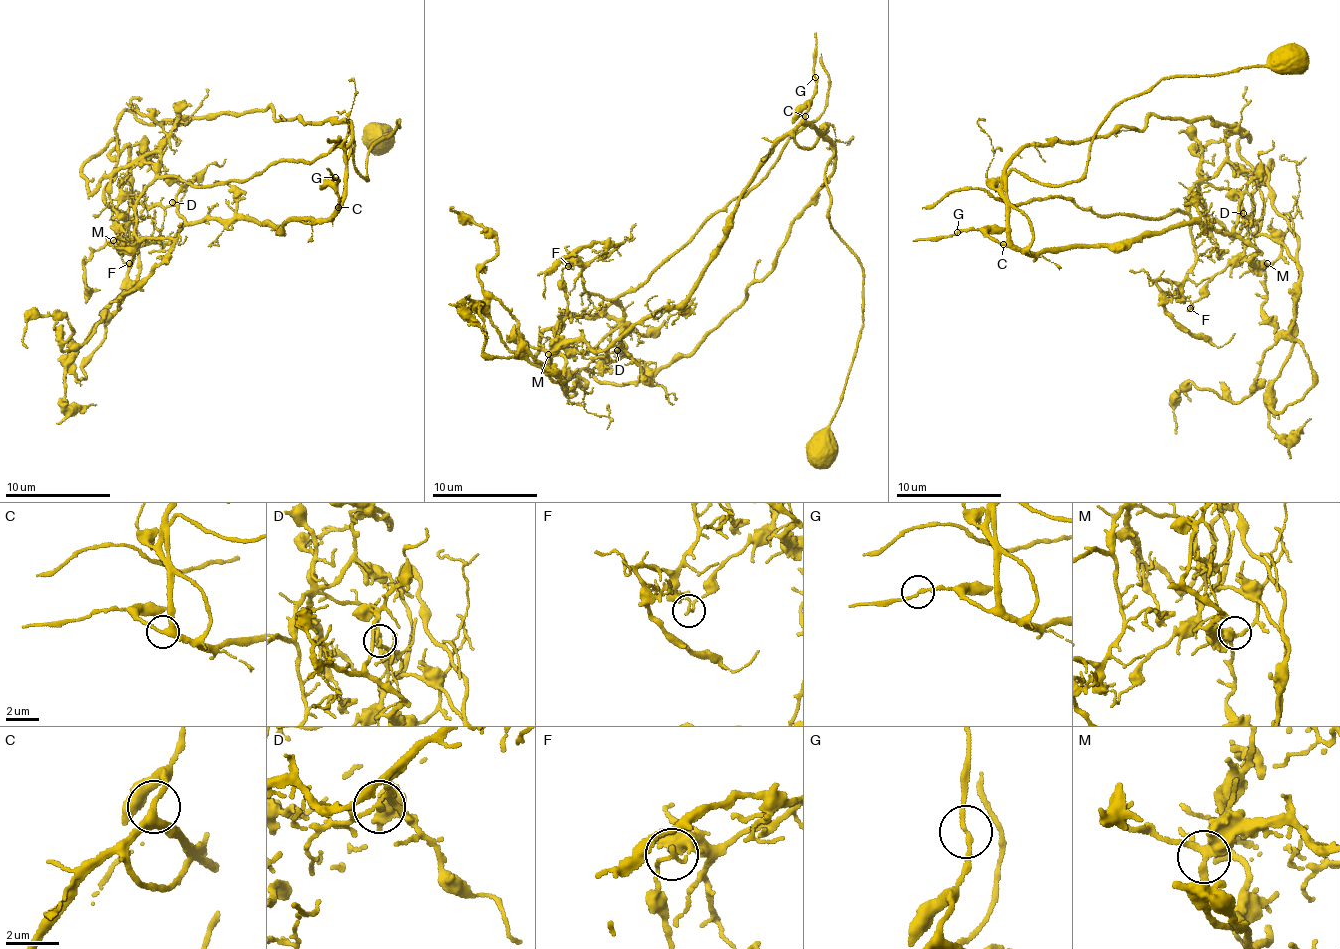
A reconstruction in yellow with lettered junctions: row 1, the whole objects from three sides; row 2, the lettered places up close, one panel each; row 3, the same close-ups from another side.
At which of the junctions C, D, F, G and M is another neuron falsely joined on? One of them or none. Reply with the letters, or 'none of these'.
F

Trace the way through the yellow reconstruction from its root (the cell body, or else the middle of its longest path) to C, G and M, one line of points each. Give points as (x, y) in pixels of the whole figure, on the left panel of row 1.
C: (378, 136), (394, 134), (399, 120), (368, 151), (367, 180), (350, 144), (347, 195), (338, 207)
G: (378, 136), (394, 134), (399, 120), (368, 151), (367, 180), (350, 144), (347, 195), (338, 205), (336, 178)
M: (378, 136), (399, 120), (367, 180), (350, 144), (347, 195), (314, 222), (113, 240)

